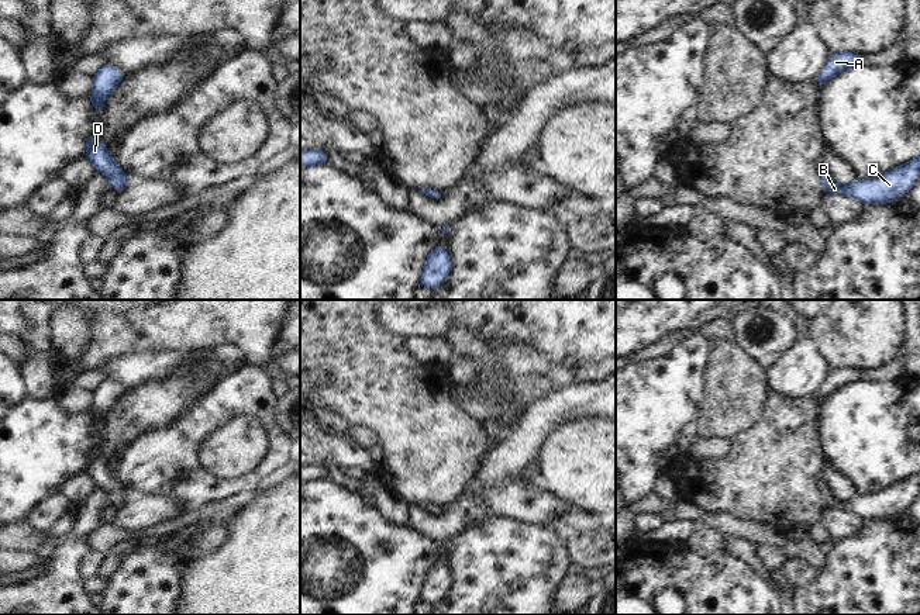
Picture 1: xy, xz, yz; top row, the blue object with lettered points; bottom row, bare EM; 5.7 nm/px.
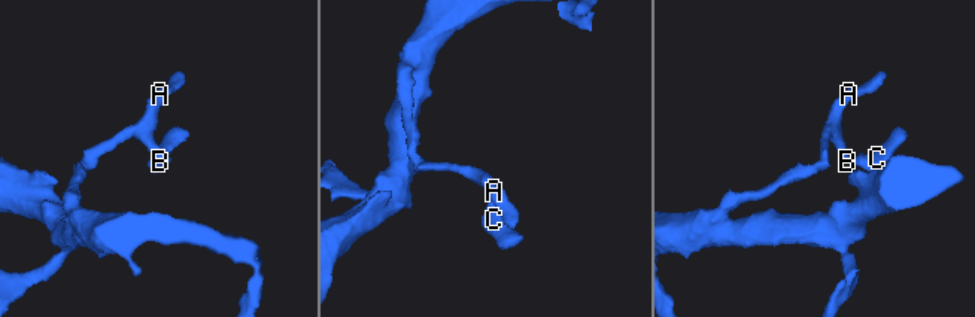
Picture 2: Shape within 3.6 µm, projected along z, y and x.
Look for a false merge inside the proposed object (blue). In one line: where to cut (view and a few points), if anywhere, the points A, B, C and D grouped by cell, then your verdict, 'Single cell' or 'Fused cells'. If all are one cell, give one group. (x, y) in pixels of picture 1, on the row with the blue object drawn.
No split. Groups: A B C D. Single cell

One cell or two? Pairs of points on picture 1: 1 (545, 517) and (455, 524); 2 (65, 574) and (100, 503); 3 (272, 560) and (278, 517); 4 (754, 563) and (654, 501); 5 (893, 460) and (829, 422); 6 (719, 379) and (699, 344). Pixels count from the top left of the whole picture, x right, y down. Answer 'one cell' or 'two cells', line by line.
1: one cell
2: one cell
3: one cell
4: two cells
5: one cell
6: two cells

